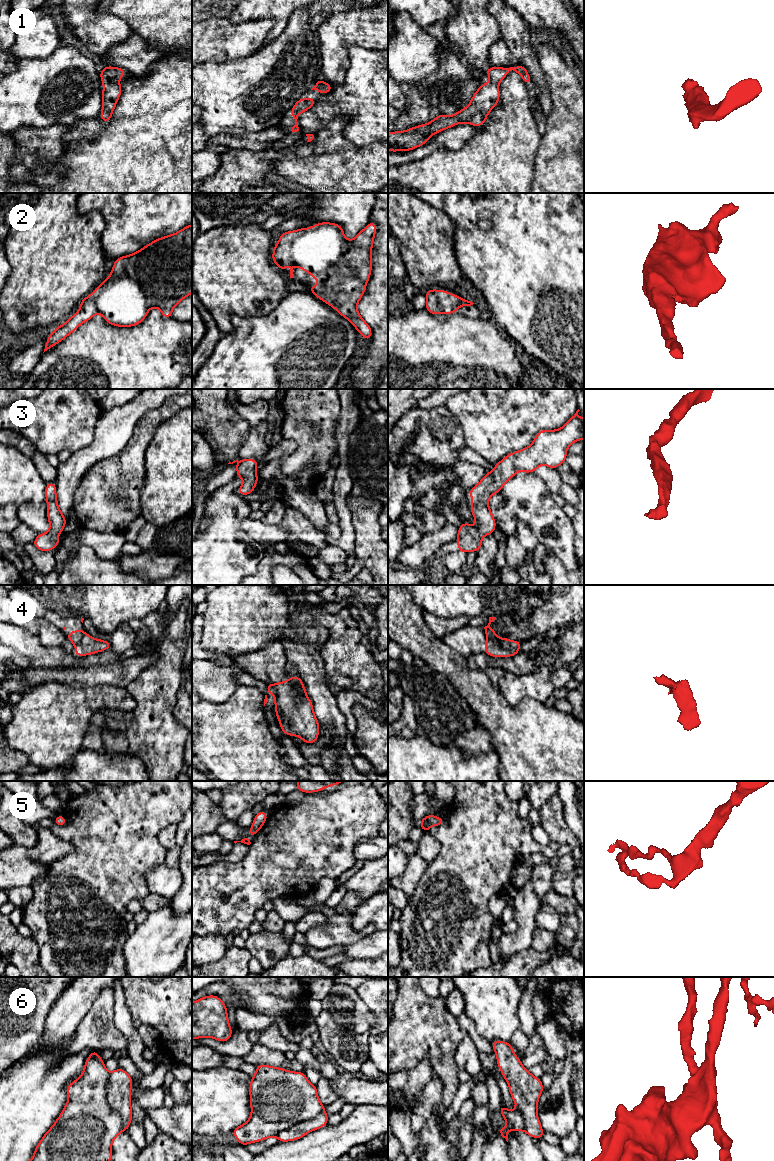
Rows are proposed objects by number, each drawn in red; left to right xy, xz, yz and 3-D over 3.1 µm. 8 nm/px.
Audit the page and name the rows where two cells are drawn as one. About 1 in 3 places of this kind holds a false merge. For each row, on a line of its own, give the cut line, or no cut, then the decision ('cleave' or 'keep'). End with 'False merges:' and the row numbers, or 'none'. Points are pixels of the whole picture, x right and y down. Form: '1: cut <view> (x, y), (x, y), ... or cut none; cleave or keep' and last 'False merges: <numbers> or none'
1: cut none; keep
2: cut none; keep
3: cut none; keep
4: cut xz (274, 684), (275, 697); cleave
5: cut none; keep
6: cut xy (108, 1073), (106, 1100), (120, 1116), (121, 1131); cleave
False merges: 4, 6

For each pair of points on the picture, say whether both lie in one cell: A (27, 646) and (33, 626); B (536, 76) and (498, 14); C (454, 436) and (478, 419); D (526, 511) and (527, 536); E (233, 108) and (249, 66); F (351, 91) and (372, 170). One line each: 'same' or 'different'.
A: different
B: same
C: different
D: different
E: same
F: different

